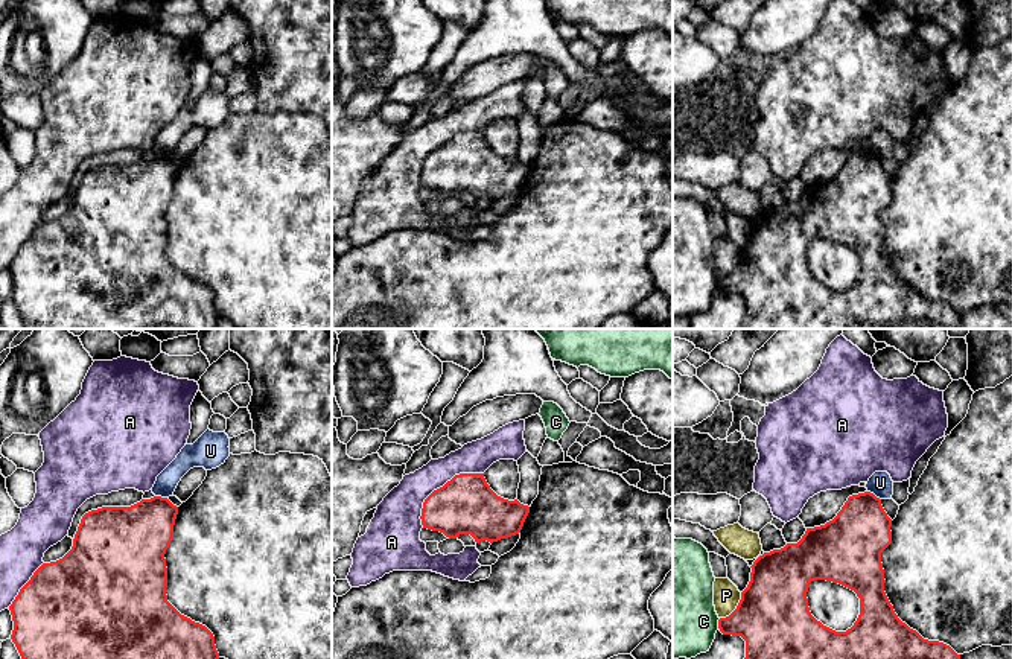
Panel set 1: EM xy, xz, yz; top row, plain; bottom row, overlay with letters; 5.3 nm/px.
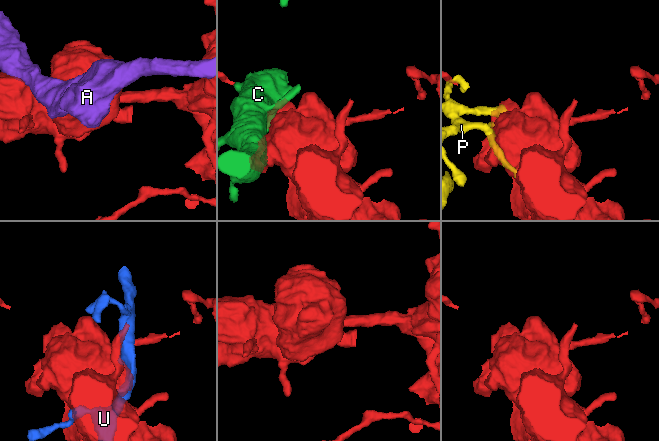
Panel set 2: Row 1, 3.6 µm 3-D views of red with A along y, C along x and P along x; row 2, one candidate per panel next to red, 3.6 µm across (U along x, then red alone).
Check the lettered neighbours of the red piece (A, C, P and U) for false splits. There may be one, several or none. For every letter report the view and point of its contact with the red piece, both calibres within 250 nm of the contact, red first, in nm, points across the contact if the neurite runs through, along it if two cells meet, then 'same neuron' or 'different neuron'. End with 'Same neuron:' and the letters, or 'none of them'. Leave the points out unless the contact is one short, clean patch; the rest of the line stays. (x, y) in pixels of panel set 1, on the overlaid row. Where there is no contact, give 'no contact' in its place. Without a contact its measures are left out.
A: contact xz (440, 487); calibres 320 and 220 nm; different neuron
C: contact yz (719, 623); calibres 320 and 440 nm; different neuron
P: contact yz (737, 608); calibres 380 and 140 nm; different neuron
U: contact yz (872, 493); calibres 320 and 120 nm; different neuron
Same neuron: none of them

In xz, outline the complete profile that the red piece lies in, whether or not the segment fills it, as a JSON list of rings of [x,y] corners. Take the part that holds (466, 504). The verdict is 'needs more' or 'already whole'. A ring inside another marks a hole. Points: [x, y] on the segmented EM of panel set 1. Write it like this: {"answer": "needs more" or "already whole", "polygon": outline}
{"answer": "already whole", "polygon": [[[460,473],[434,490],[423,502],[423,528],[449,539],[470,534],[490,543],[520,533],[530,507],[498,496],[484,473]]]}

